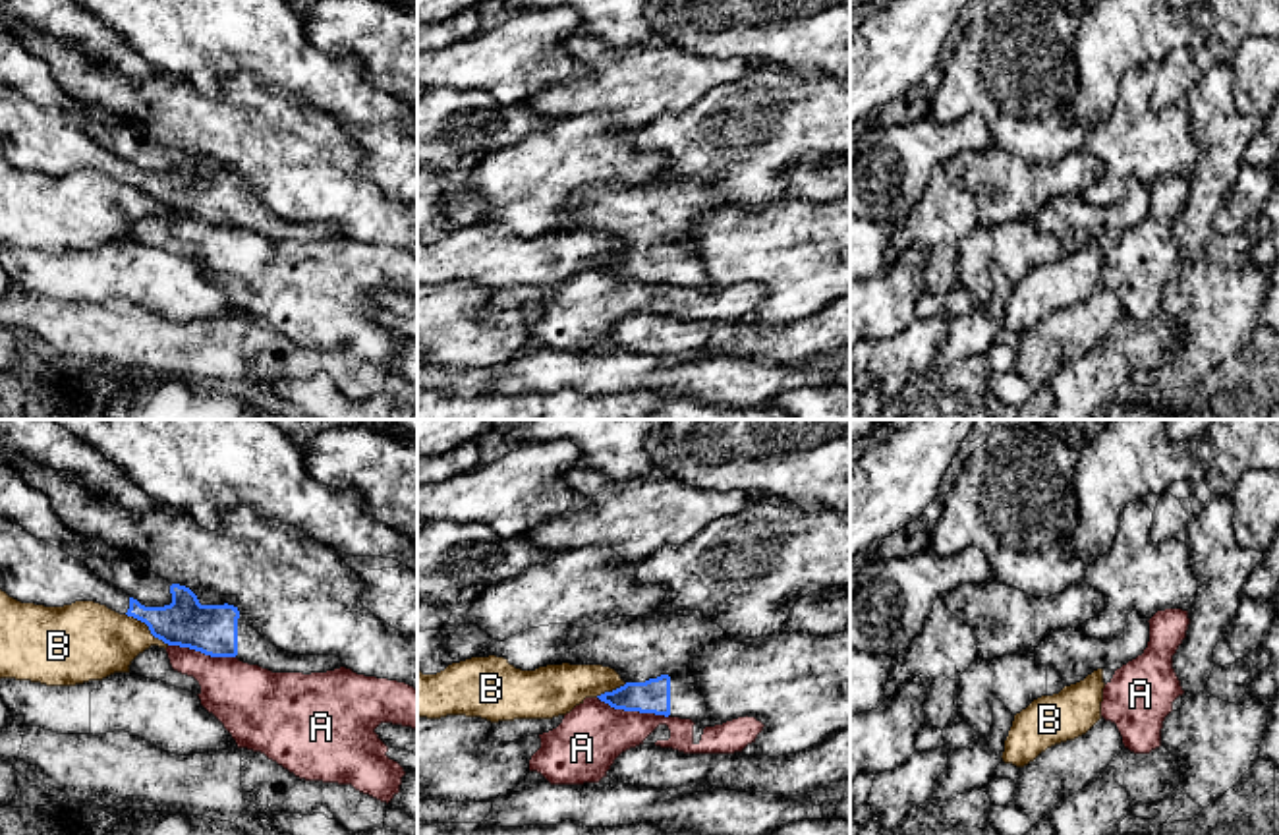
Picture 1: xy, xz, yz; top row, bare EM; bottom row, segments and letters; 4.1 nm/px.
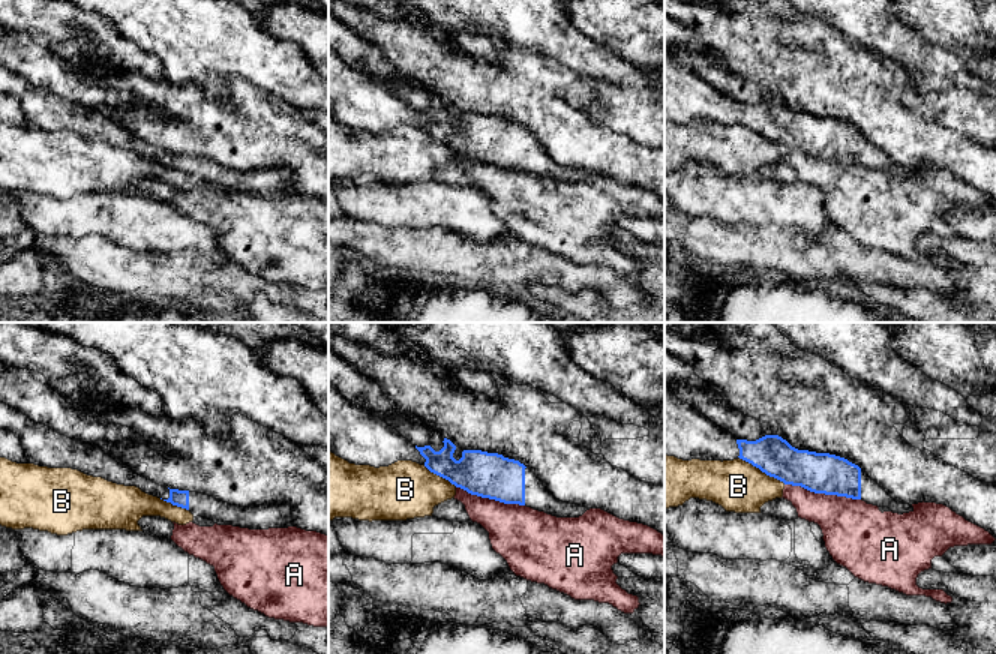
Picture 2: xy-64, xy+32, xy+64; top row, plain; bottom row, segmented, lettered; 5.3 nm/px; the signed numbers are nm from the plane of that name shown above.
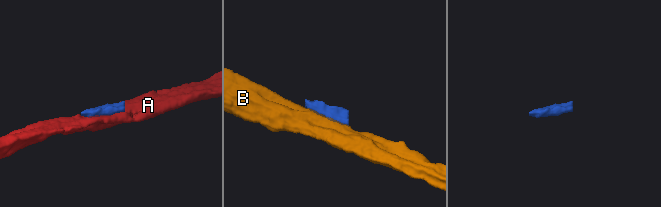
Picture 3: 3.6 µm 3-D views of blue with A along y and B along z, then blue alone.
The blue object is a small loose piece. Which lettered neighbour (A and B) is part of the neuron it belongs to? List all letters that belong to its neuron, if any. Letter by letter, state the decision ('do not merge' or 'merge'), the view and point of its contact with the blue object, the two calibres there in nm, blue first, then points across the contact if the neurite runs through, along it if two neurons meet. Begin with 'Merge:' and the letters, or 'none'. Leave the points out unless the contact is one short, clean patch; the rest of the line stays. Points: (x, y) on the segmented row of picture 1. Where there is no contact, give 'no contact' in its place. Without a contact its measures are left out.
Merge: none
A: do not merge; contact xz (634, 710); calibres 140 and 280 nm
B: do not merge; contact xy (149, 629); calibres 200 and 320 nm

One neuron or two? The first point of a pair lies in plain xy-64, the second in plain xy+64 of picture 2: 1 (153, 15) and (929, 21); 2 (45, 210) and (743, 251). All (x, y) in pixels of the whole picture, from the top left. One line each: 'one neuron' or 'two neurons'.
1: two neurons
2: two neurons

